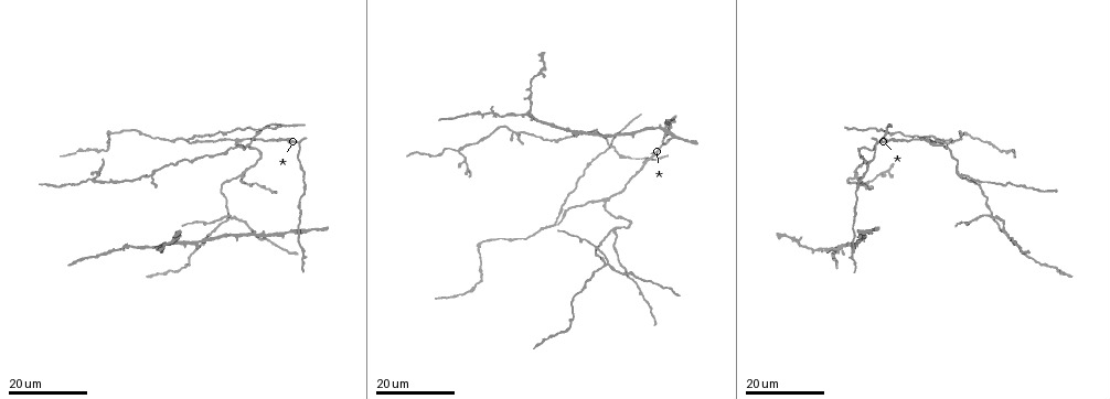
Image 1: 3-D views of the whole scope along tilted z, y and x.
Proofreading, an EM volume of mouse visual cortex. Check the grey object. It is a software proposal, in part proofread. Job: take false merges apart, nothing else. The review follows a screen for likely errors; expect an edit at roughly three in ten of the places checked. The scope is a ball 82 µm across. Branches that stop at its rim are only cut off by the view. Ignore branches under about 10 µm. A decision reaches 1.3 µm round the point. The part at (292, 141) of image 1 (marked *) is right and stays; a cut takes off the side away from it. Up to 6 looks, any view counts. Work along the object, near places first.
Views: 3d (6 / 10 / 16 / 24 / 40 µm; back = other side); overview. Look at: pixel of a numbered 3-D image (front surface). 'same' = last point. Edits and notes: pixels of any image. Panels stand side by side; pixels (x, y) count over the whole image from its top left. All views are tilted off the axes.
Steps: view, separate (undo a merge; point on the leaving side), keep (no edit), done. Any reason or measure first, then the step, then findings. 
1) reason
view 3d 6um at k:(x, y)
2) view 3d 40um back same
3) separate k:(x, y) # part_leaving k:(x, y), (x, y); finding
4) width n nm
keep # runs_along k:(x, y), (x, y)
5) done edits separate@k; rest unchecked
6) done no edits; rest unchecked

a fork
view 3d 24um at 1:(610, 229)

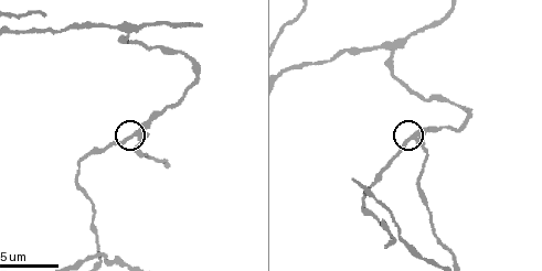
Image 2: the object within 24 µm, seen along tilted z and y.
view 3d 6um at 2:(412, 137)

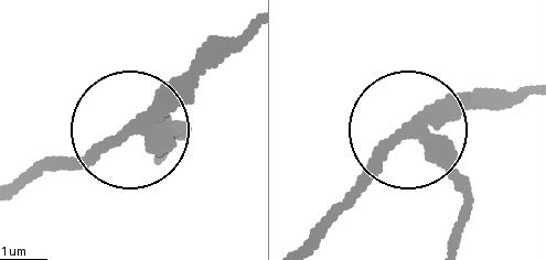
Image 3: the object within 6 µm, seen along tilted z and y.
arms 3
keep # runs_along 3:(523, 93), (456, 91), (415, 127), (471, 217); one neuron here

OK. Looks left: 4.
four or more arms meet
view 3d 16um at 2:(399, 240)

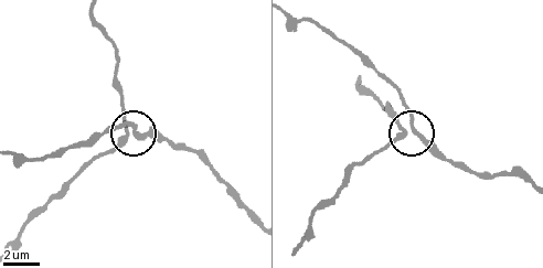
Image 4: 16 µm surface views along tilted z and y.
other side
view 3d 16um back at 4:(132, 137)

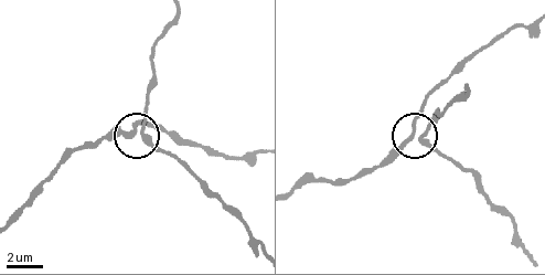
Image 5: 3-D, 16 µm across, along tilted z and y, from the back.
side_arm 25 um
keep # runs_along 5:(466, 86), (425, 133), (381, 166); all the same neuron

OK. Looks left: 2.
three arms meet
view 3d 16um at 1:(555, 222)

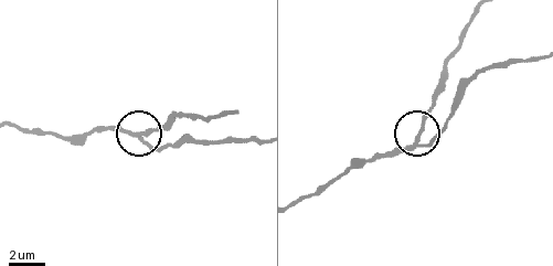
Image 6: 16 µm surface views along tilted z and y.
closer look
view 3d 10um at 6:(416, 141)

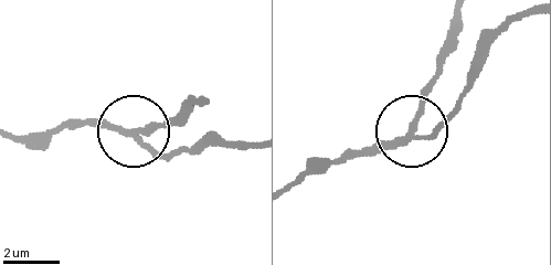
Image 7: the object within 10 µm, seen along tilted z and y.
separate 7:(420, 105) # part_leaving 7:(395, 140), (420, 107), (454, 14); two neurons meet here

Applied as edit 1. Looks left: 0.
done edits separate@7; rest unchecked

